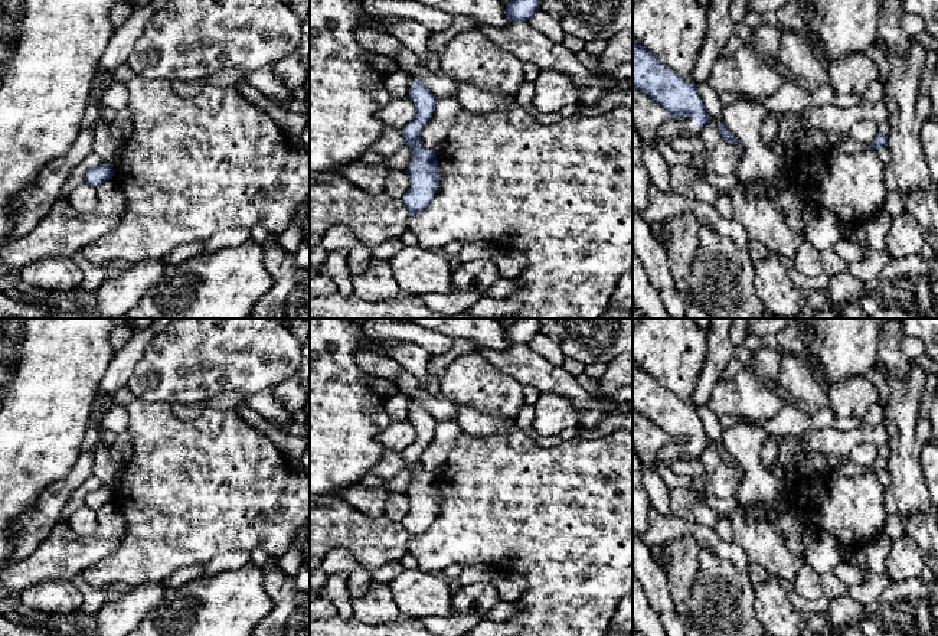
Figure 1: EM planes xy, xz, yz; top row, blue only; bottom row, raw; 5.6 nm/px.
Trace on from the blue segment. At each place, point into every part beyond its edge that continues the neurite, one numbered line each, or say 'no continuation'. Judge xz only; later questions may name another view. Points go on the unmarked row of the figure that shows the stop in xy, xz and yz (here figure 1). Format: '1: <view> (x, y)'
no continuation

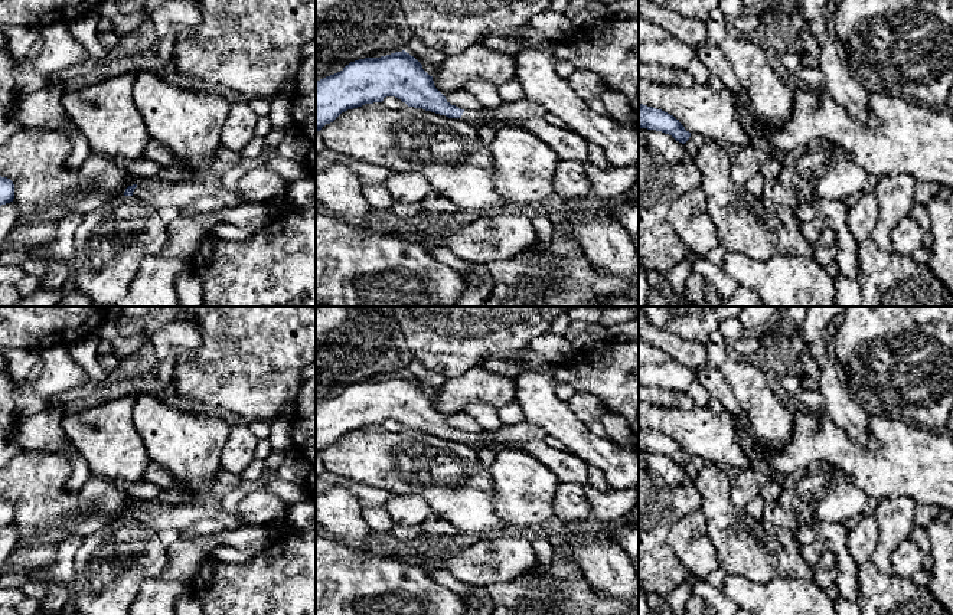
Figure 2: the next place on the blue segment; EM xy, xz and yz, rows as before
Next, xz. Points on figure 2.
1: xz (568, 468)

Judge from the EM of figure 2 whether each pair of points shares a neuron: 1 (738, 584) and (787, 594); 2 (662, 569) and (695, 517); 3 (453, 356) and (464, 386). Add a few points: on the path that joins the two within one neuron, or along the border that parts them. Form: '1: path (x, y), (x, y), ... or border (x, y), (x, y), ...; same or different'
1: path (750, 589), (761, 594), (776, 594); same
2: border (678, 517), (668, 533), (668, 545), (691, 575); different
3: border (476, 365), (447, 378); different

